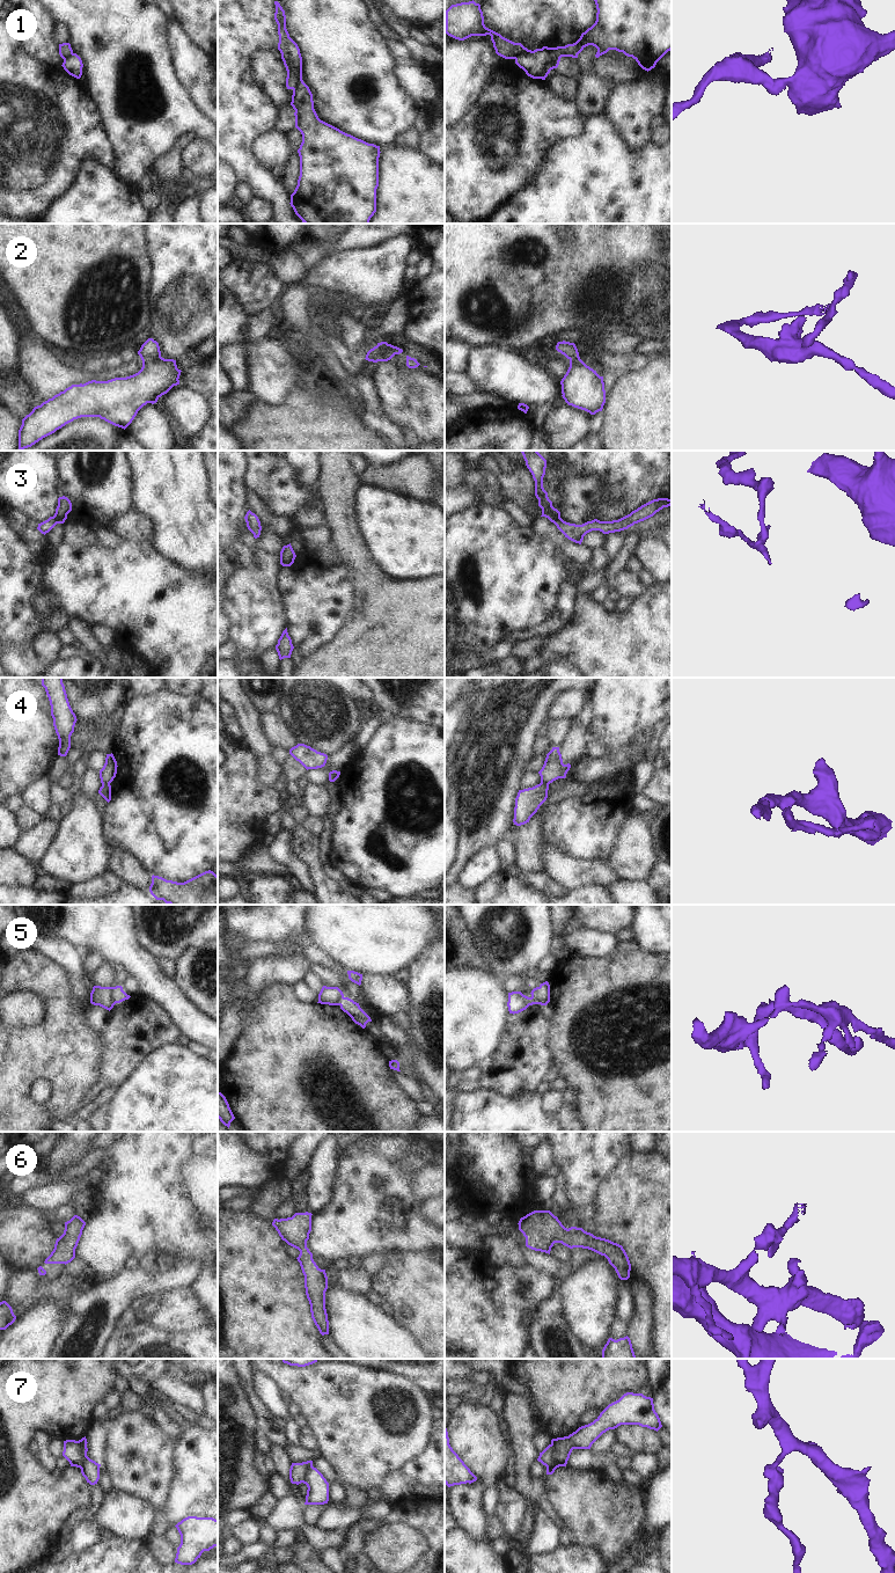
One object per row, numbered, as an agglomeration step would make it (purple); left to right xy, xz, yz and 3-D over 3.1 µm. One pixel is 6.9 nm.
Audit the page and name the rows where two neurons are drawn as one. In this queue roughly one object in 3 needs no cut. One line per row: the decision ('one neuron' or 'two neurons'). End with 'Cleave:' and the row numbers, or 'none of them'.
1: two neurons
2: two neurons
3: two neurons
4: two neurons
5: two neurons
6: one neuron
7: two neurons
Cleave: 1, 2, 3, 4, 5, 7

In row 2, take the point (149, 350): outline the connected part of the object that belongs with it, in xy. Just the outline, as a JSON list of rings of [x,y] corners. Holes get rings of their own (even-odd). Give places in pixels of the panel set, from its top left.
[[[148,338],[138,351],[141,360],[145,359],[157,359],[161,357],[159,343],[153,338]]]

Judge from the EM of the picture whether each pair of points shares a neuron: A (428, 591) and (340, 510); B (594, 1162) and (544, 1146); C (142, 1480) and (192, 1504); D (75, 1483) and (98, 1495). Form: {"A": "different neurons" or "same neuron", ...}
{"A": "same neuron", "B": "different neurons", "C": "different neurons", "D": "different neurons"}

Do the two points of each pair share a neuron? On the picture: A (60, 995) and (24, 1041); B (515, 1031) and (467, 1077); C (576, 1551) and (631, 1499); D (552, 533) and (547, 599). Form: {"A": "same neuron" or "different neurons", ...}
{"A": "same neuron", "B": "same neuron", "C": "different neurons", "D": "different neurons"}

